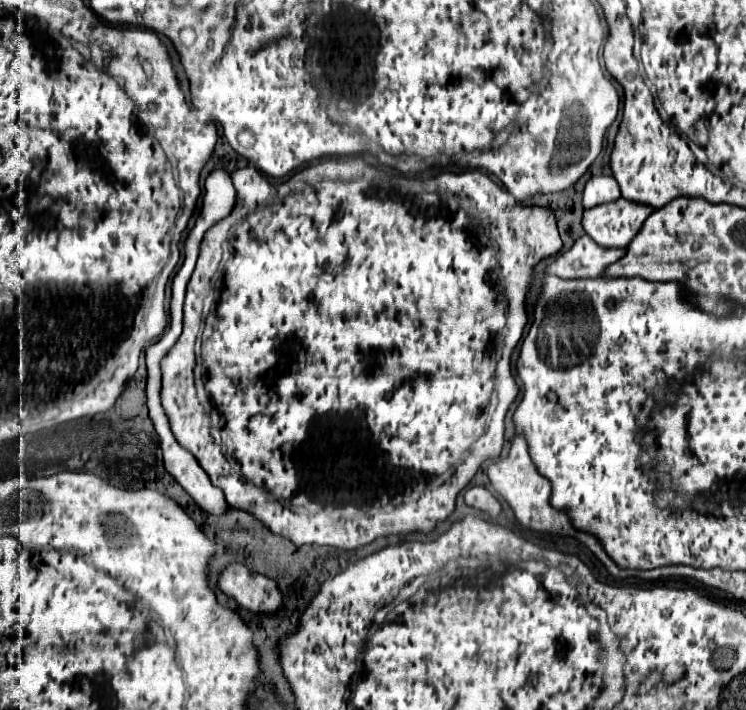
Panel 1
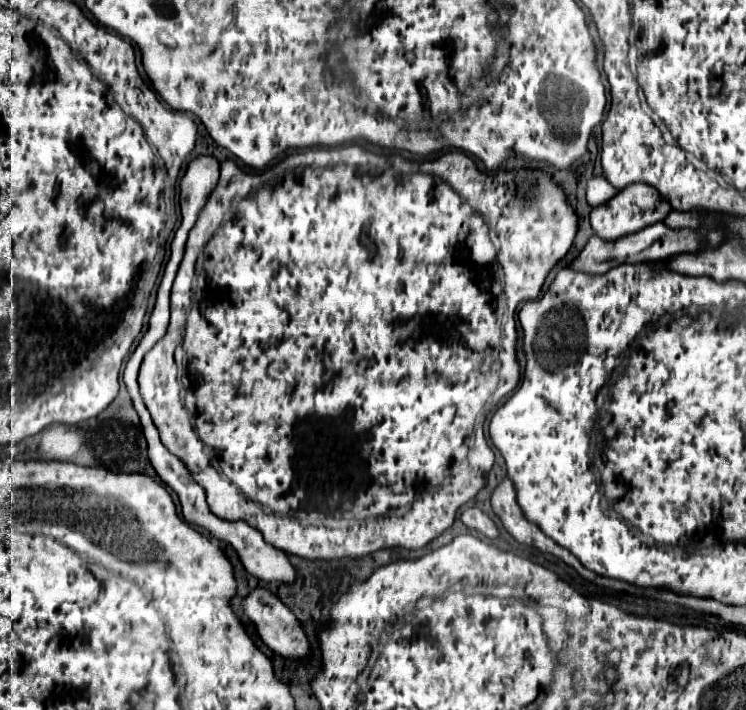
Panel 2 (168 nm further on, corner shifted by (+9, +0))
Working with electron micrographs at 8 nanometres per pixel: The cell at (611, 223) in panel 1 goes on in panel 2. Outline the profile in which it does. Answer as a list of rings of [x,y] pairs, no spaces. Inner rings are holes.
[[[628,185],[628,189],[618,191],[610,201],[606,201],[606,205],[598,205],[590,211],[590,225],[594,229],[594,235],[598,235],[600,239],[616,241],[624,235],[632,235],[648,225],[662,221],[668,211],[670,205],[662,201],[650,185]]]

